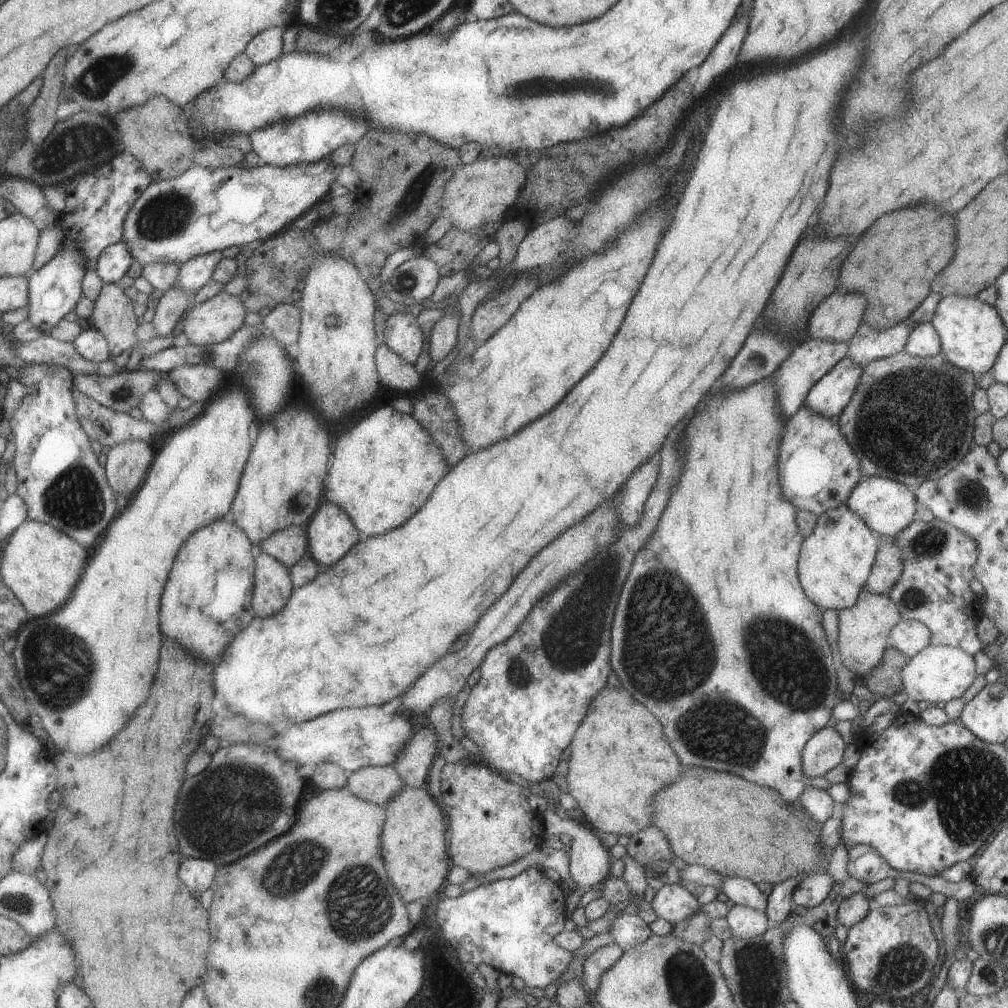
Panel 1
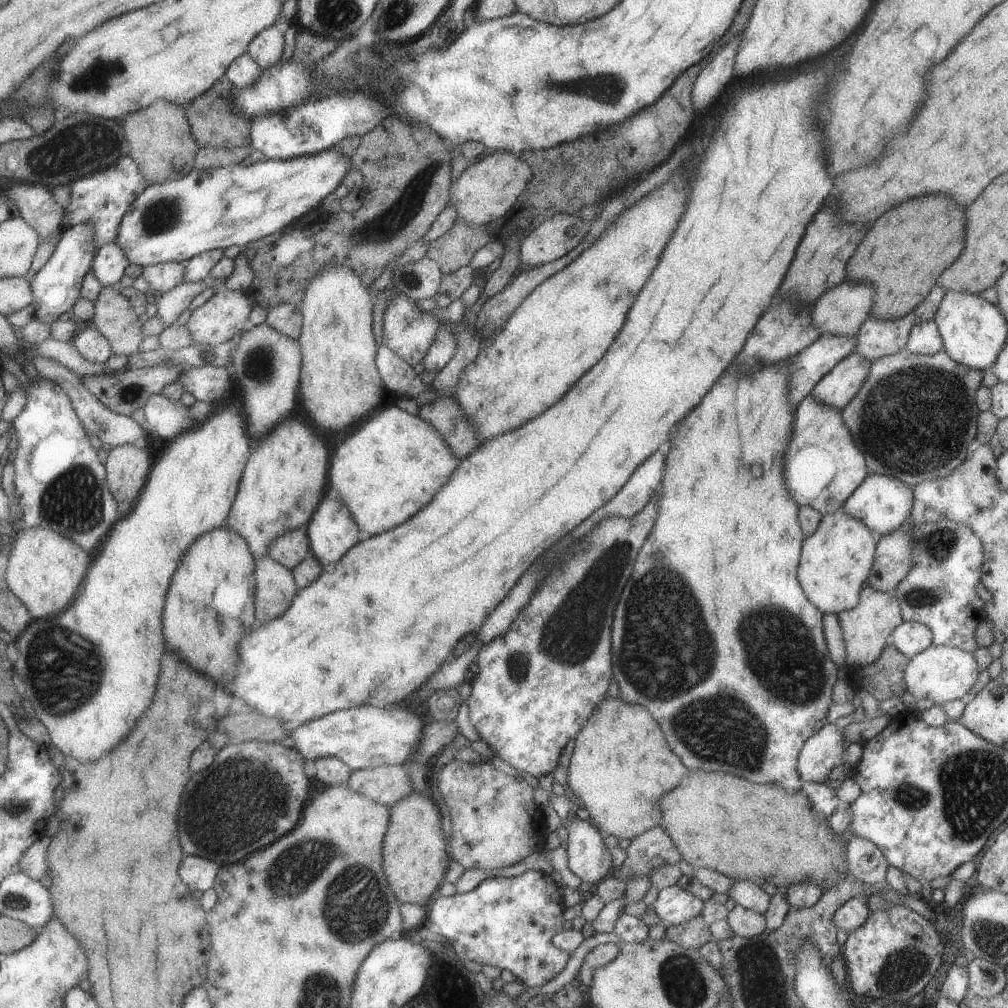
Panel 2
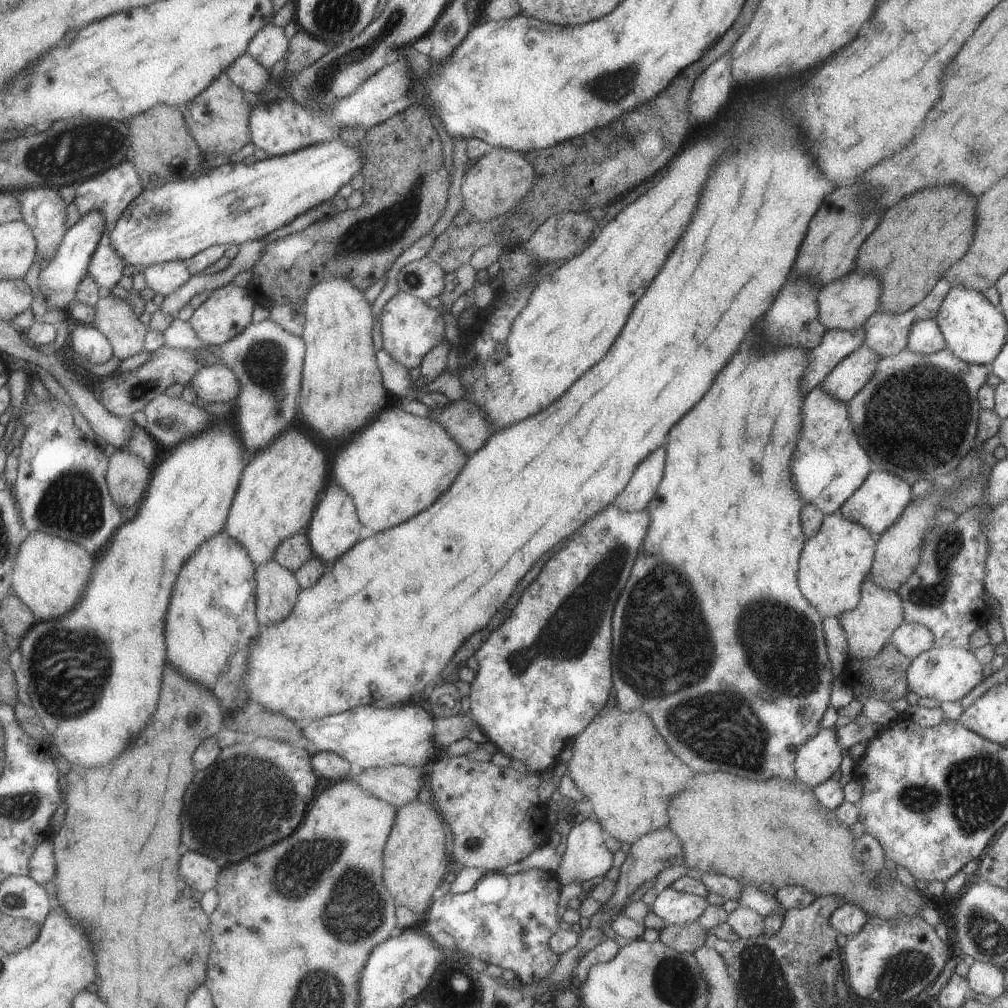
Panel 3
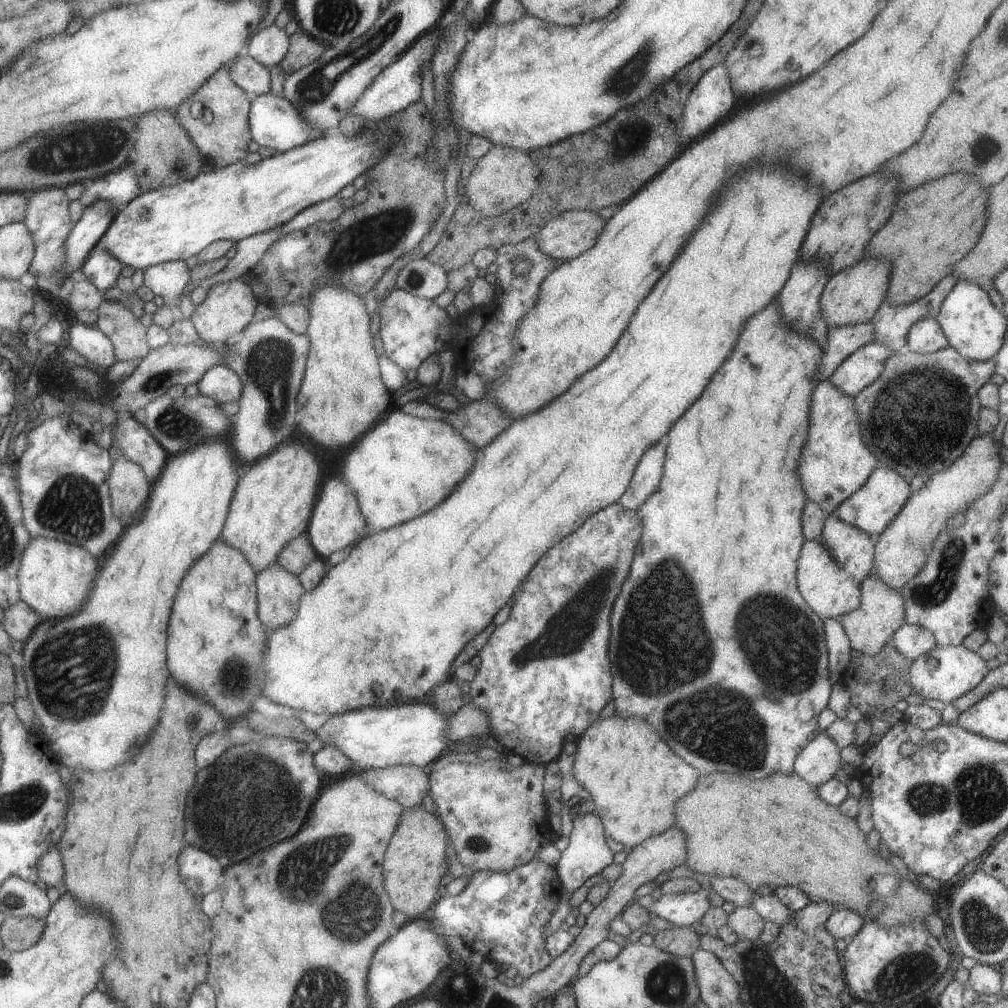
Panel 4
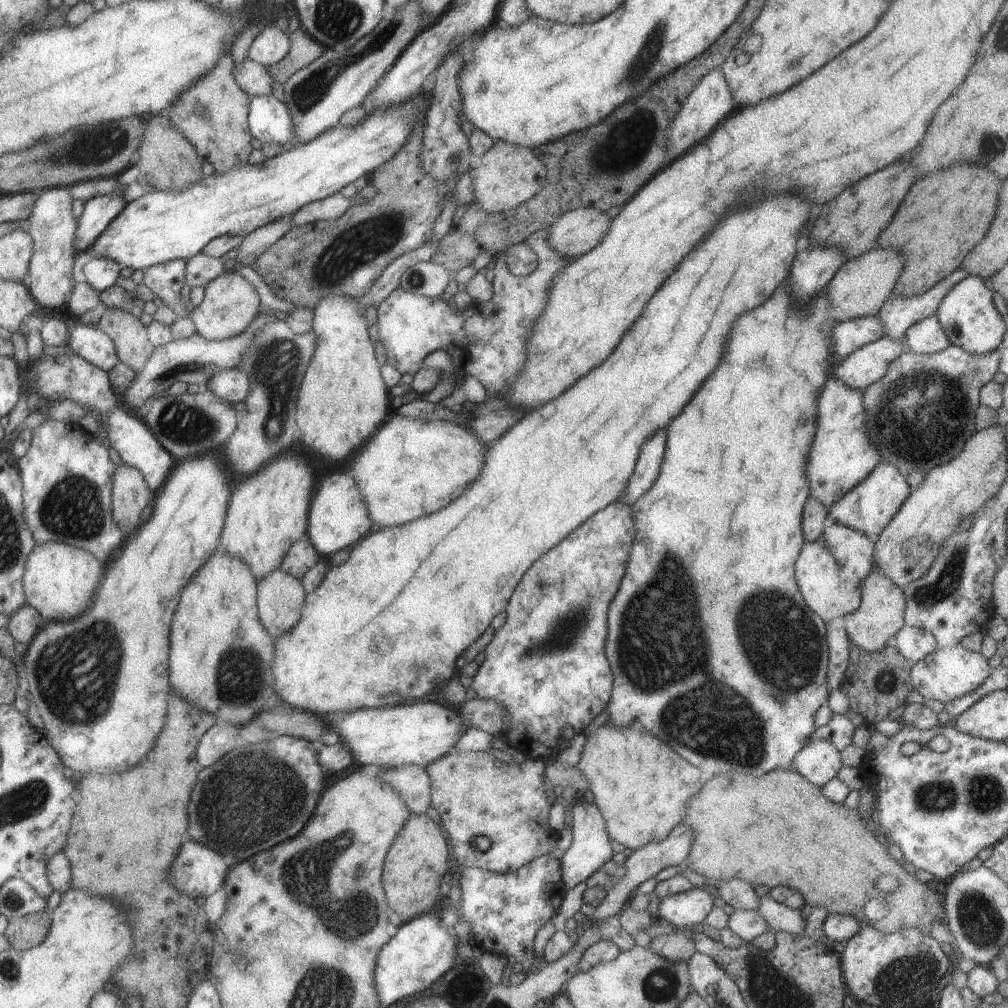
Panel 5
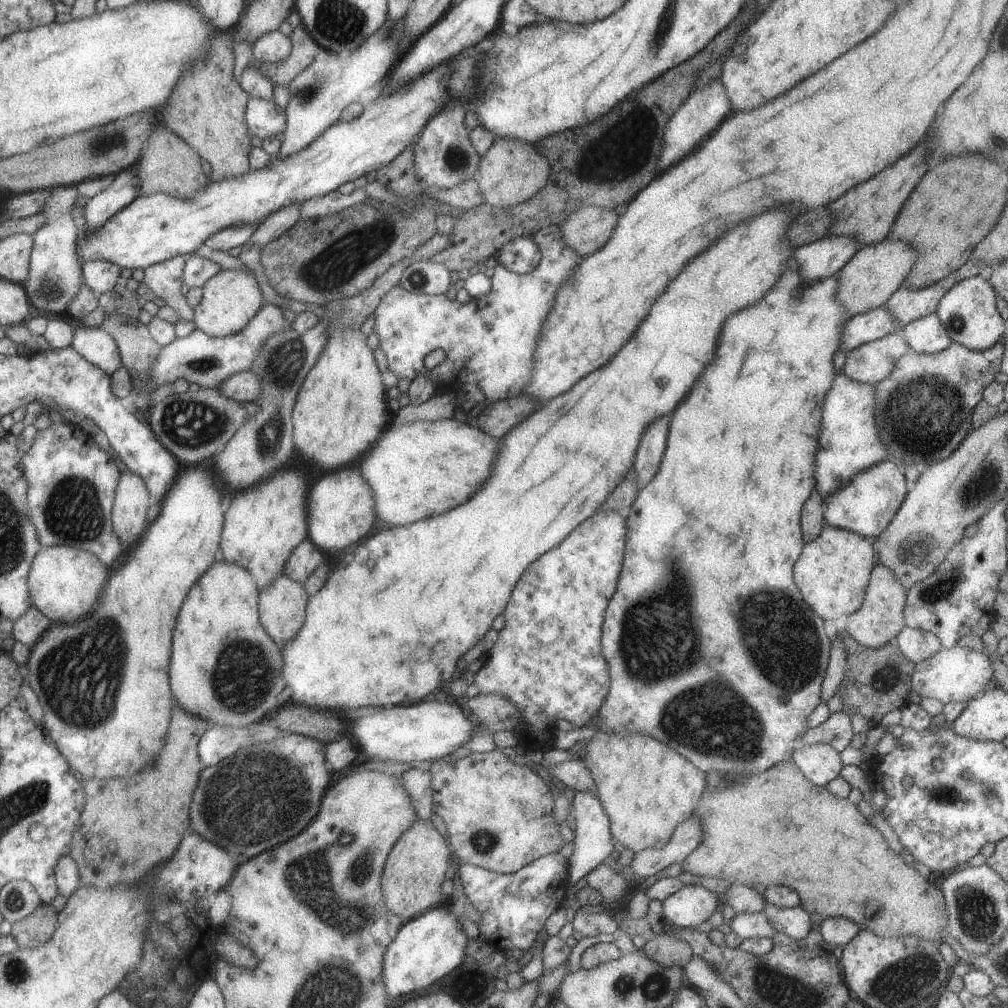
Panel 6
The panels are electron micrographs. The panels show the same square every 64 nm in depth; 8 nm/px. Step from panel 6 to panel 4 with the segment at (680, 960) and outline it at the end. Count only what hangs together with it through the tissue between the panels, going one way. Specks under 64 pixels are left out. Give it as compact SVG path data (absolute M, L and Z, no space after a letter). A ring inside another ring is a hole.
M672 926L657 931L653 945L672 956L691 957L700 949L700 935L690 927Z

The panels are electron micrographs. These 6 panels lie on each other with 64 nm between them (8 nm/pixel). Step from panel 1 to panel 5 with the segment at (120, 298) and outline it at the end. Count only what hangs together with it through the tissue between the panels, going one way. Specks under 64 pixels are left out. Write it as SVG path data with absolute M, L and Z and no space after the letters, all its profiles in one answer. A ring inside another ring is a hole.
M106 307L98 326L113 340L119 362L130 366L134 374L142 372L156 346L150 342L147 326L139 317L124 310Z

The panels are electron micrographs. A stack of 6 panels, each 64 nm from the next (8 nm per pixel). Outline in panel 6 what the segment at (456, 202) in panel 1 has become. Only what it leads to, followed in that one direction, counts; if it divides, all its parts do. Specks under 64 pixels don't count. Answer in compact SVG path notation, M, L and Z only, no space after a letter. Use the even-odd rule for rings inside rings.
M495 137L494 144L481 155L477 175L481 196L494 210L510 208L541 192L548 184L551 164L536 150L536 145L514 138Z

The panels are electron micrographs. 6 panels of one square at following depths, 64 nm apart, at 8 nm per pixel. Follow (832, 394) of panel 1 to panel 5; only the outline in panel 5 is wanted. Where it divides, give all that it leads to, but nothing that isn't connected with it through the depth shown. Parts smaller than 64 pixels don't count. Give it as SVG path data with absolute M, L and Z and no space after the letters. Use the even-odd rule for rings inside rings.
M883 335L846 356L832 376L854 390L864 390L878 382L888 372L892 361L908 350L902 339L892 340L890 336Z

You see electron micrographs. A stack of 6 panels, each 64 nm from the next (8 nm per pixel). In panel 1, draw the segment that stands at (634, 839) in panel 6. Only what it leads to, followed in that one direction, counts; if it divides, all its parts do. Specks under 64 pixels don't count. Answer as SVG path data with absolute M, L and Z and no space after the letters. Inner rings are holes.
M602 690L594 704L596 706L590 706L590 712L584 716L570 745L572 753L566 776L569 793L596 830L629 837L654 824L654 792L674 782L682 772L682 764L668 744L662 724L648 712L646 706L636 706L628 692Z

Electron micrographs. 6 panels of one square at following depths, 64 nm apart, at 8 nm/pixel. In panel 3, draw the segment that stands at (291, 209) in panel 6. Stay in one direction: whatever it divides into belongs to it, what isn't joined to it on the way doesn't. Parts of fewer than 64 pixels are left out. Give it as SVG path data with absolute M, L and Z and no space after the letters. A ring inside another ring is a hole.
M266 236L256 240L248 240L248 242L241 244L238 254L230 260L228 268L211 275L201 273L191 276L188 282L182 285L182 288L174 290L170 296L165 296L159 308L162 309L164 314L173 317L183 306L190 303L192 297L196 294L204 291L212 292L216 288L228 285L238 274L253 269L254 264L260 260L262 250L266 248L267 244Z

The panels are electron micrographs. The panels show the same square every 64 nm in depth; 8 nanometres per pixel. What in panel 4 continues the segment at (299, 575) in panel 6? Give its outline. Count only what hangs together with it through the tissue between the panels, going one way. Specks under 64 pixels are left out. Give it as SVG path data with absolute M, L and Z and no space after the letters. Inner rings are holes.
M303 532L298 538L291 540L290 544L286 544L286 548L283 548L278 555L277 563L290 574L298 576L308 564L312 564L312 561L318 557L319 555L310 542L309 534Z

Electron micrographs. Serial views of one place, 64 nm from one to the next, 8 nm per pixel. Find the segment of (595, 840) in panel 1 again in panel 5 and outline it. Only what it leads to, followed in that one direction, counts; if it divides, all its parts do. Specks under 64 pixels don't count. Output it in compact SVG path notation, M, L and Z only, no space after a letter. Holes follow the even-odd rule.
M579 794L572 807L573 816L573 839L566 854L560 859L560 868L562 868L562 880L564 880L566 890L578 886L580 882L585 881L592 876L598 868L602 868L612 856L612 838L609 836L606 826L606 820L600 812L600 808L594 802L590 803Z

